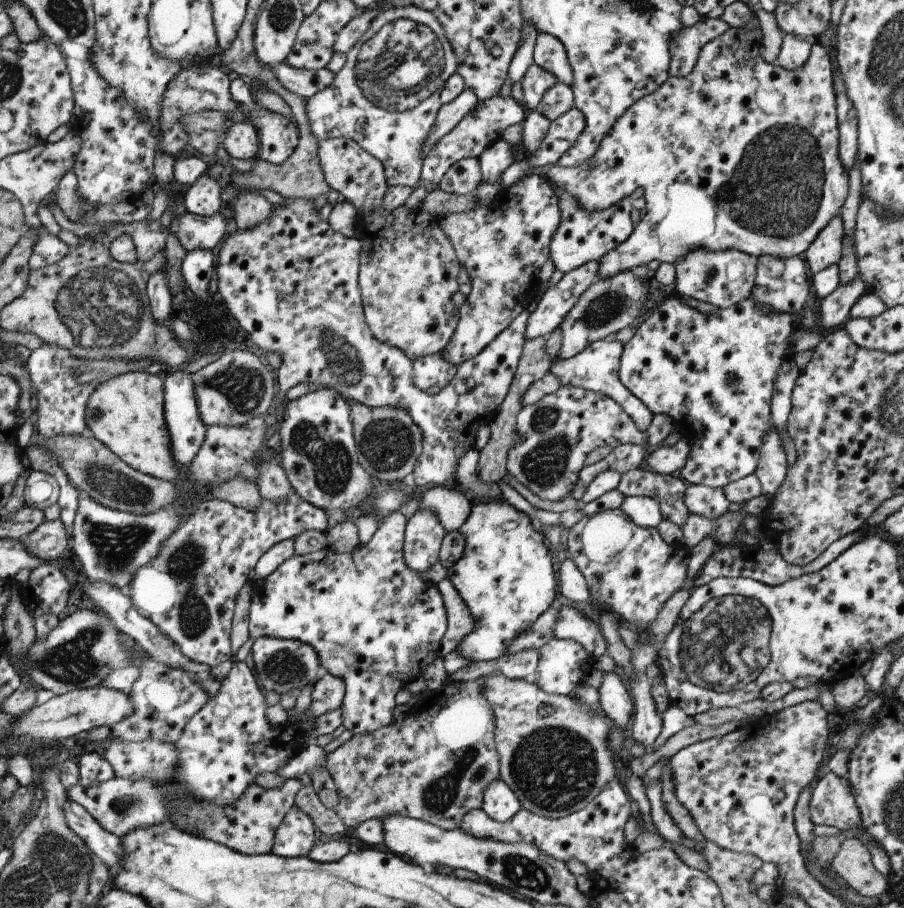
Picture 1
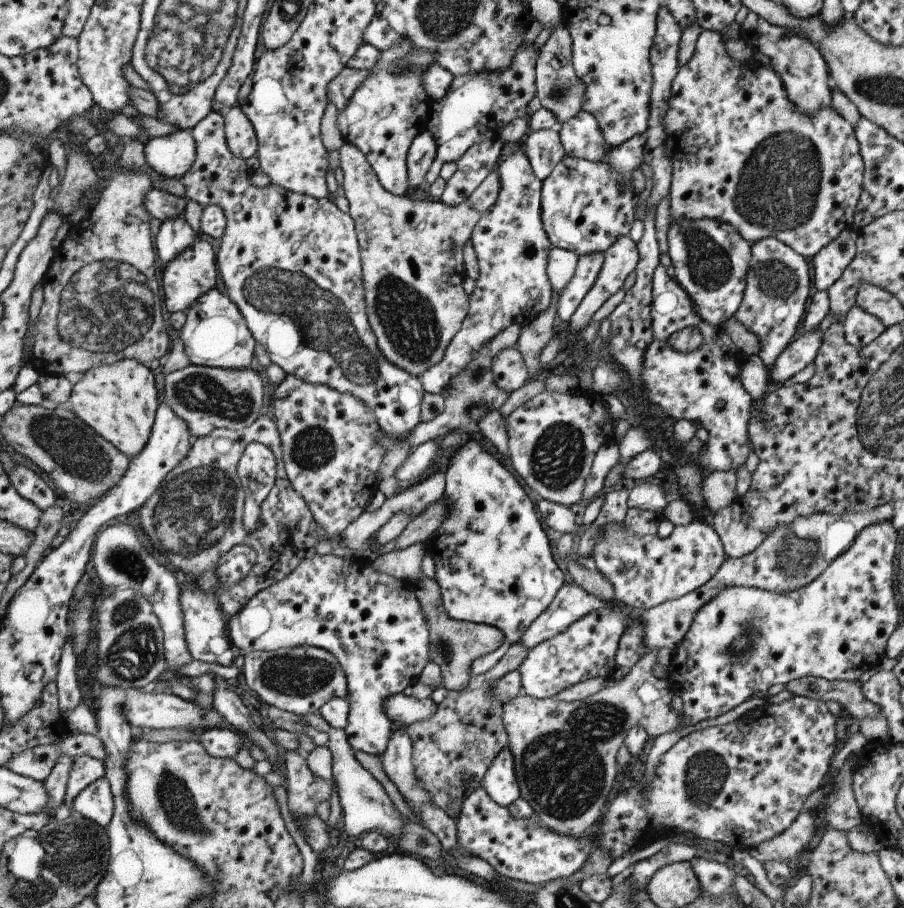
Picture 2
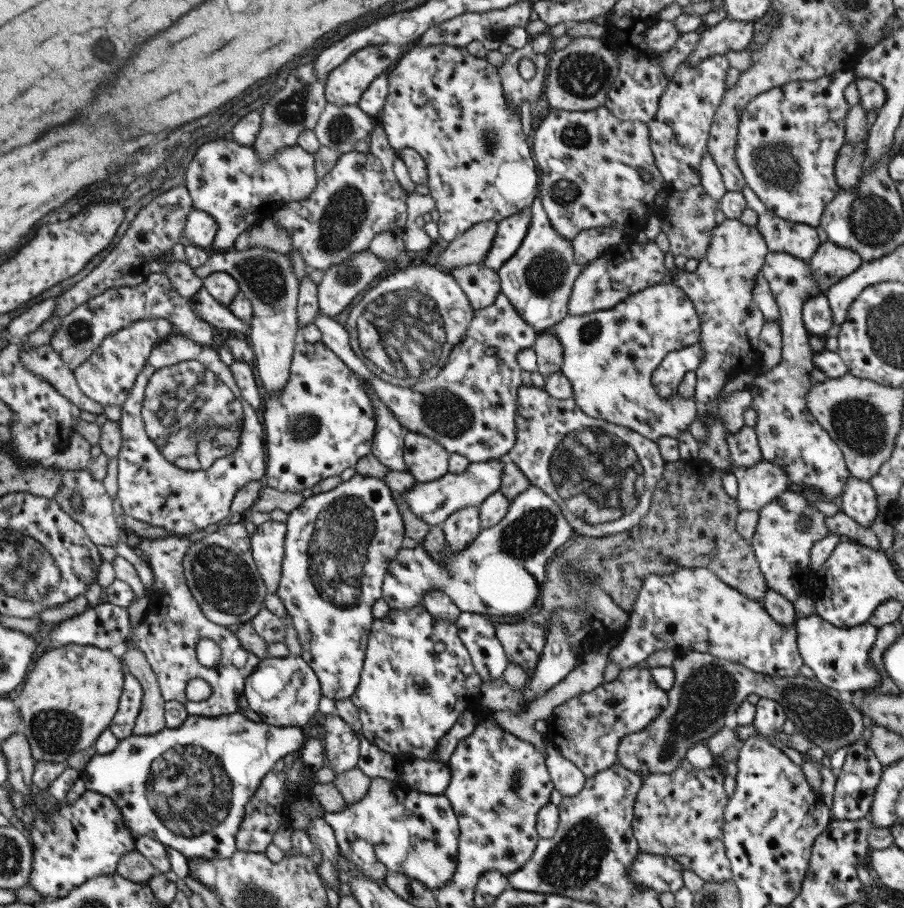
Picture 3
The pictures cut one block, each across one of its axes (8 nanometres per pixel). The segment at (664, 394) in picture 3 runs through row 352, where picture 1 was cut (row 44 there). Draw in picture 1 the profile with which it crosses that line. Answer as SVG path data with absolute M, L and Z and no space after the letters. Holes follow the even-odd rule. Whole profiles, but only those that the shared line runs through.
M701 18L697 24L679 29L668 44L669 76L687 76L695 64L701 46L721 36L728 28L729 25L721 19Z

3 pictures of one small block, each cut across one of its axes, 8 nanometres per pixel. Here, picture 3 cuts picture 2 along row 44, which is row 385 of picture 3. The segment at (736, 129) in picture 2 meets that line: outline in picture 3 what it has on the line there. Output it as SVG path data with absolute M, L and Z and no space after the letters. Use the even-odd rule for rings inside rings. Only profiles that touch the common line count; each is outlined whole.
M724 219L711 231L709 244L703 258L698 260L693 272L680 271L672 277L666 270L665 281L681 289L697 312L700 324L698 343L704 352L699 366L694 370L696 383L693 398L707 403L716 400L725 383L746 369L760 364L757 336L764 316L752 301L754 276L762 267L766 244L755 225L743 225L738 219Z

